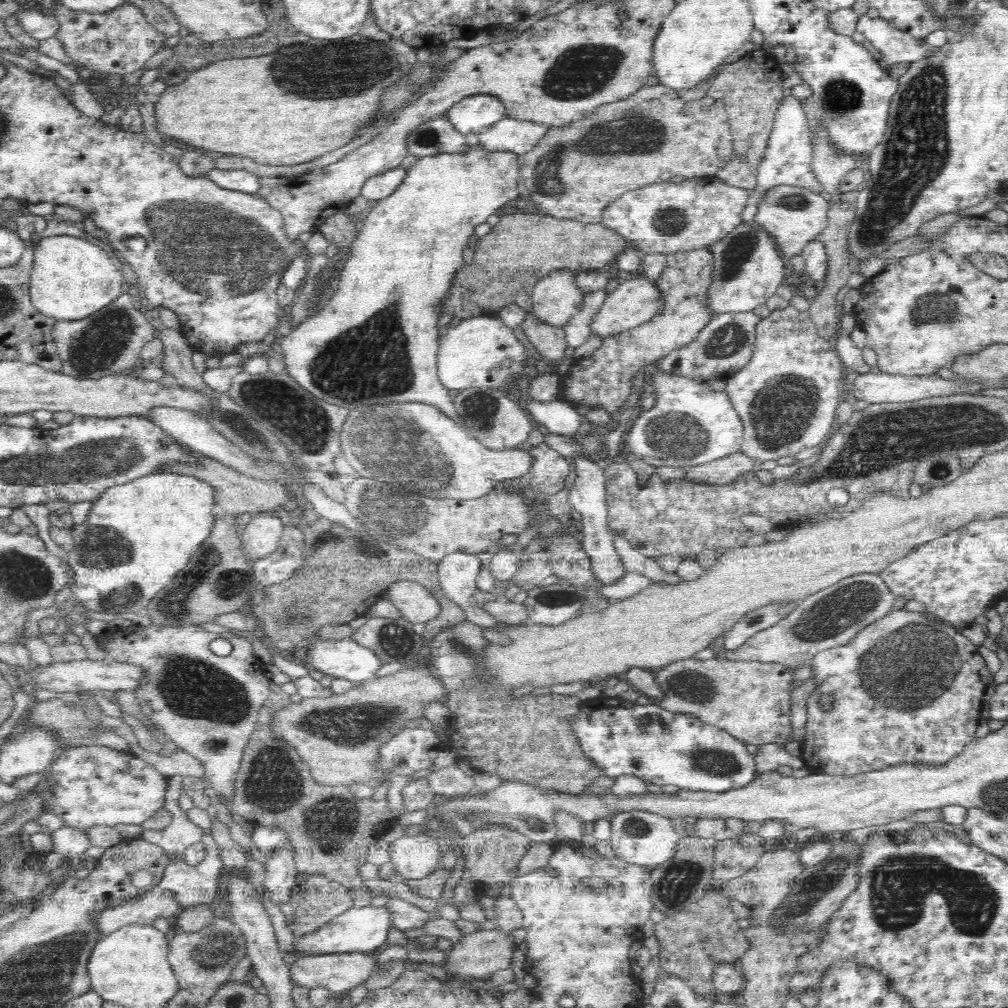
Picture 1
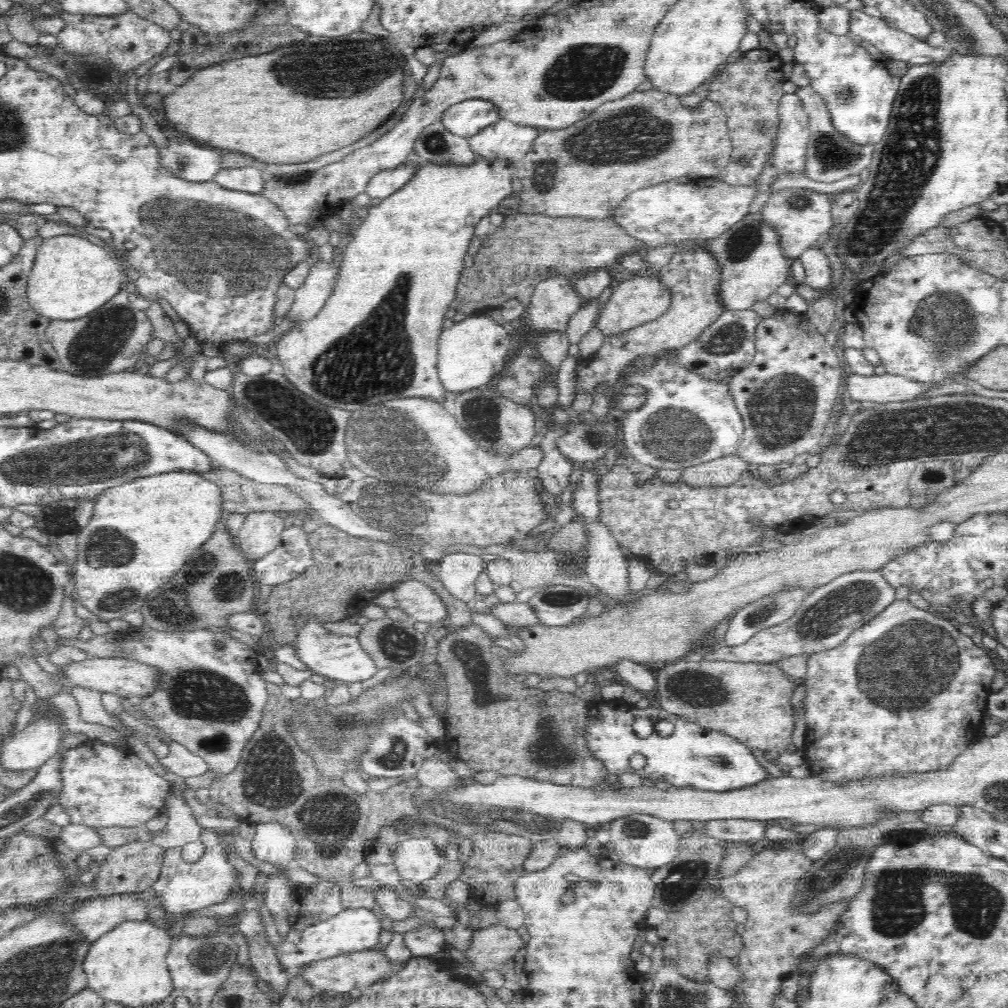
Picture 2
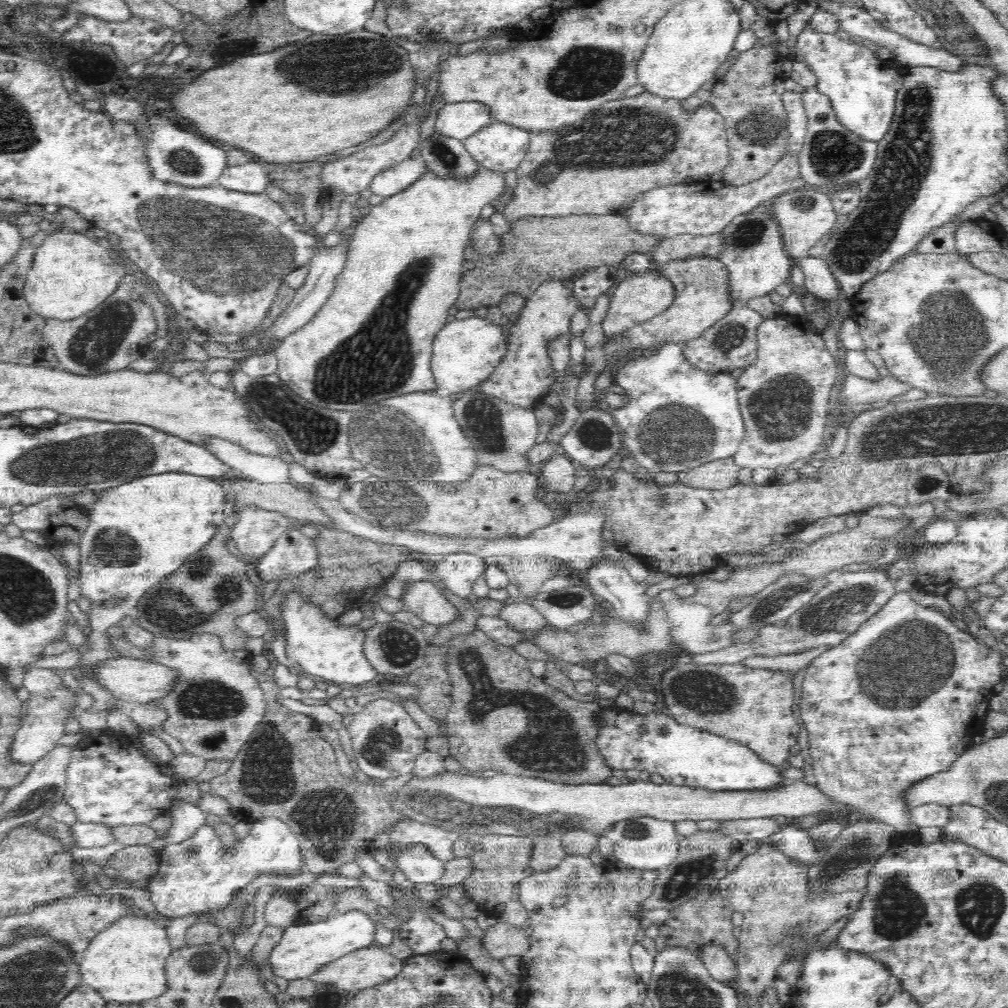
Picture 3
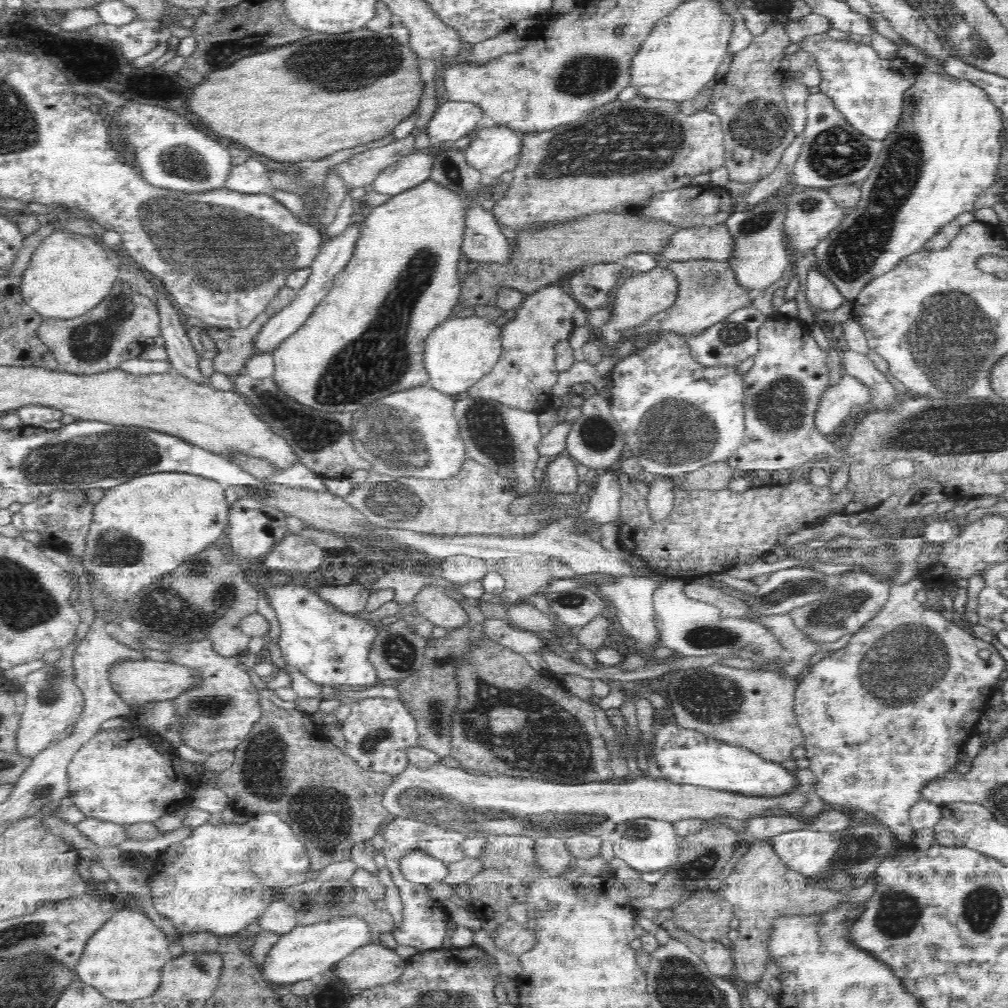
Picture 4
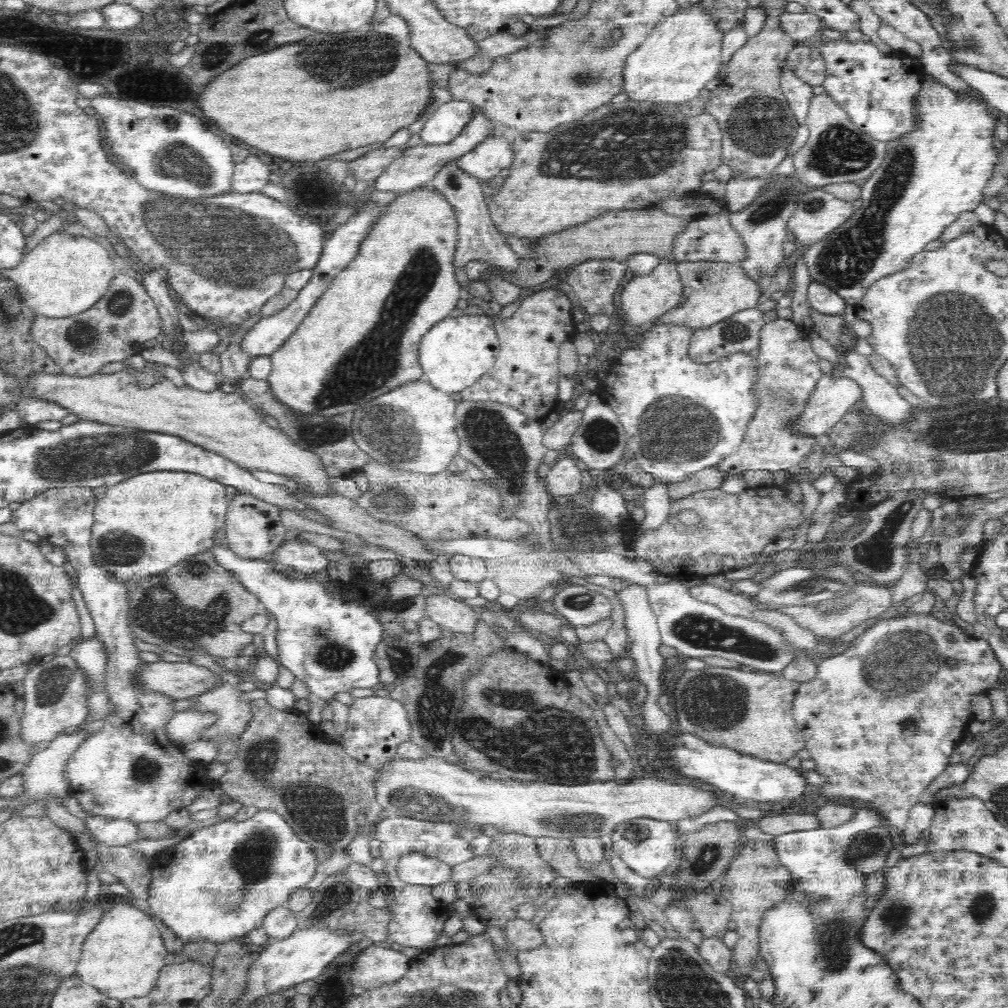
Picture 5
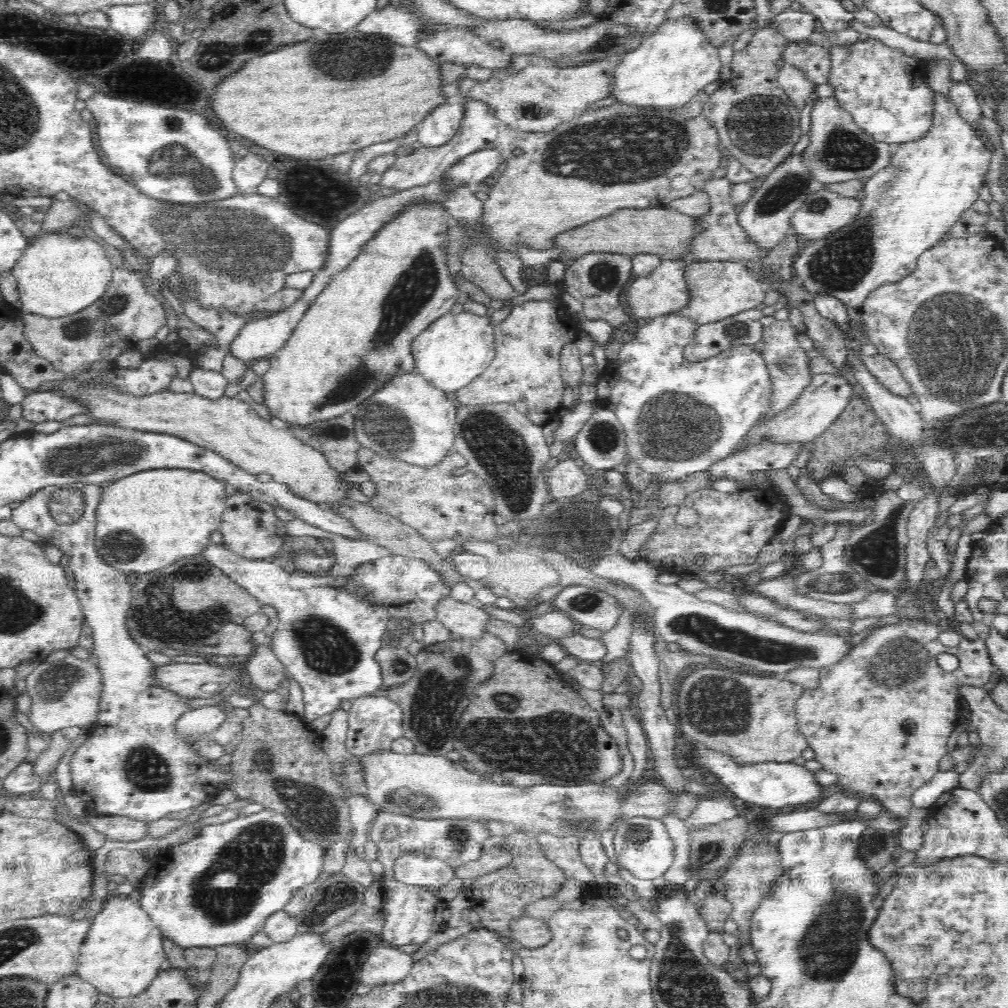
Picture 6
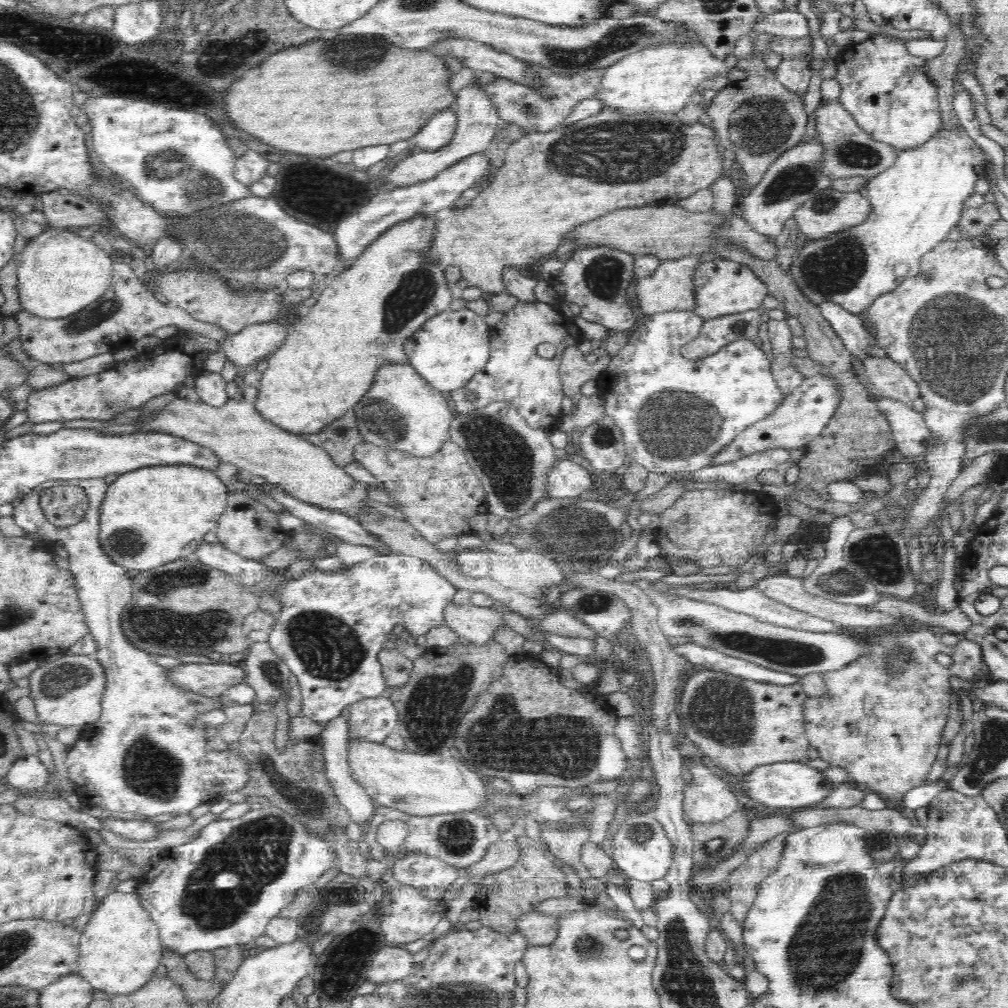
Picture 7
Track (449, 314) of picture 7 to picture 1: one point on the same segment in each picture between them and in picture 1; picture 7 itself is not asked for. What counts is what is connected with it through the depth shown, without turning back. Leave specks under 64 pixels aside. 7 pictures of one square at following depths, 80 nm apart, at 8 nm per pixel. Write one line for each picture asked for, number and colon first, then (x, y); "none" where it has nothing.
1: (476, 353)
2: (472, 353)
3: (465, 352)
4: (459, 352)
5: (457, 351)
6: (454, 350)

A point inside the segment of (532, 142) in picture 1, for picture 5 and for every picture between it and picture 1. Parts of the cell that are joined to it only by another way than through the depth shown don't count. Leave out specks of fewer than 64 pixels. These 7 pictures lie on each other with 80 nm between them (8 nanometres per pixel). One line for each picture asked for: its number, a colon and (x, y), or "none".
2: (502, 140)
3: (501, 147)
4: (496, 149)
5: (485, 161)

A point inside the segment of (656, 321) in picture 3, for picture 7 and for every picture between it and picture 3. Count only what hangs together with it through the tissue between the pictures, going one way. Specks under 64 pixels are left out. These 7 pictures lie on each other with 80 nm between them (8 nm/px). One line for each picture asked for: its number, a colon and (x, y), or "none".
4: (708, 292)
5: (713, 291)
6: (719, 289)
7: (722, 287)

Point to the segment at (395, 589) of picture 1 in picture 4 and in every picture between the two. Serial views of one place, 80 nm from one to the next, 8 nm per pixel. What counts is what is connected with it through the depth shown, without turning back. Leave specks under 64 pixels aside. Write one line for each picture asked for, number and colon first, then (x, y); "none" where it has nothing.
2: (419, 601)
3: (422, 598)
4: (434, 604)

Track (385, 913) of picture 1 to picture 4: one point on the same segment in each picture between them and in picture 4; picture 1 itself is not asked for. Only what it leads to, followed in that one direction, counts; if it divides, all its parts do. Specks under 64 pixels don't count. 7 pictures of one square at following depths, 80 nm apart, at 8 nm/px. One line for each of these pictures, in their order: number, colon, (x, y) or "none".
2: (352, 930)
3: (304, 949)
4: (307, 952)

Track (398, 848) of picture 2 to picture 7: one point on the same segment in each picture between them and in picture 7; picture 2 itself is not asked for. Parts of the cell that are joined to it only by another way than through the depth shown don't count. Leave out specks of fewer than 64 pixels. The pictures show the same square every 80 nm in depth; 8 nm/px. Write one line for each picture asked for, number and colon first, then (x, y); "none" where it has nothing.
3: (418, 865)
4: (418, 867)
5: (416, 868)
6: (418, 869)
7: (432, 876)

